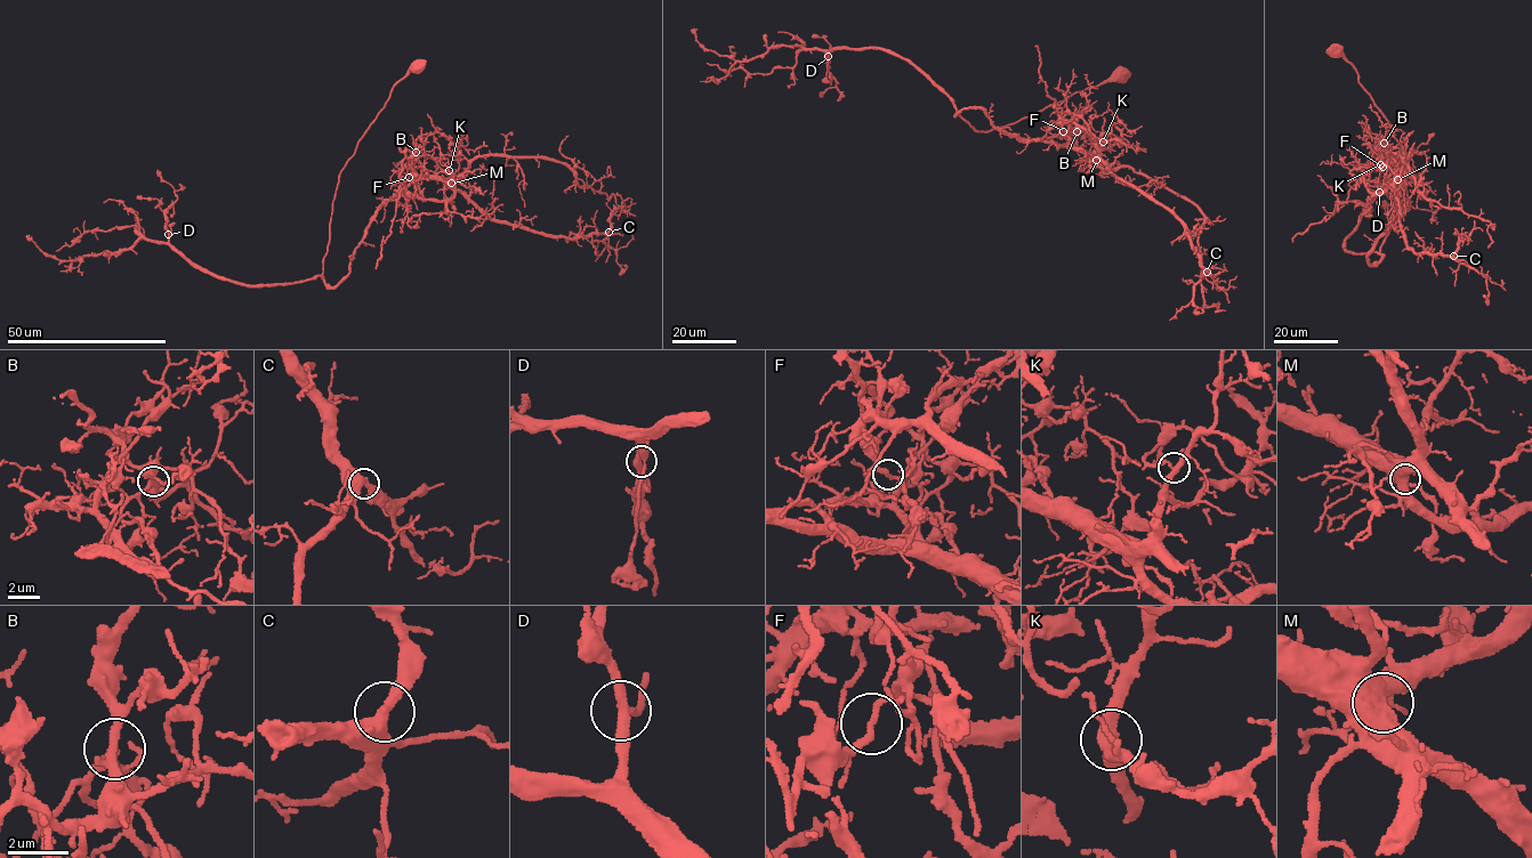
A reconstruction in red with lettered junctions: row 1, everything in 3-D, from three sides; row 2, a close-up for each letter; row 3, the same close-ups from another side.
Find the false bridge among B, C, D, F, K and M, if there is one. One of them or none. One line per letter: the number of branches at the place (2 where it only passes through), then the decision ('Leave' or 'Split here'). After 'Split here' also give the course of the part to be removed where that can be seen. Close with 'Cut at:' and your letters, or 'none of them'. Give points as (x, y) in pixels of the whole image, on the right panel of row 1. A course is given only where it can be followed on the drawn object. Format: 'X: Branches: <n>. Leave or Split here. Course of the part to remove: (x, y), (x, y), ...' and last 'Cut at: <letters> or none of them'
B: Branches: 3. Leave
C: Branches: 2. Leave
D: Branches: 3. Leave
F: Branches: 2. Split here. Course of the part to remove: (1383, 166), (1369, 170), (1367, 161), (1376, 146), (1380, 147), (1388, 126), (1391, 132), (1375, 147), (1383, 152)
K: Branches: 3. Leave
M: Branches: 2. Leave
Cut at: F

